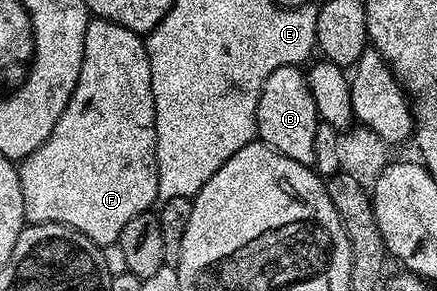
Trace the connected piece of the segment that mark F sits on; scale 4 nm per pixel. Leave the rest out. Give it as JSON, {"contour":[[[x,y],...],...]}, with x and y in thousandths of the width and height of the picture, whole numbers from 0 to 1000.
{"contour":[[[217,62],[201,79],[176,296],[112,474],[48,553],[41,584],[53,739],[69,766],[144,770],[229,845],[265,835],[300,753],[357,711],[364,588],[355,526],[355,354],[336,158],[320,113],[256,69]]]}

